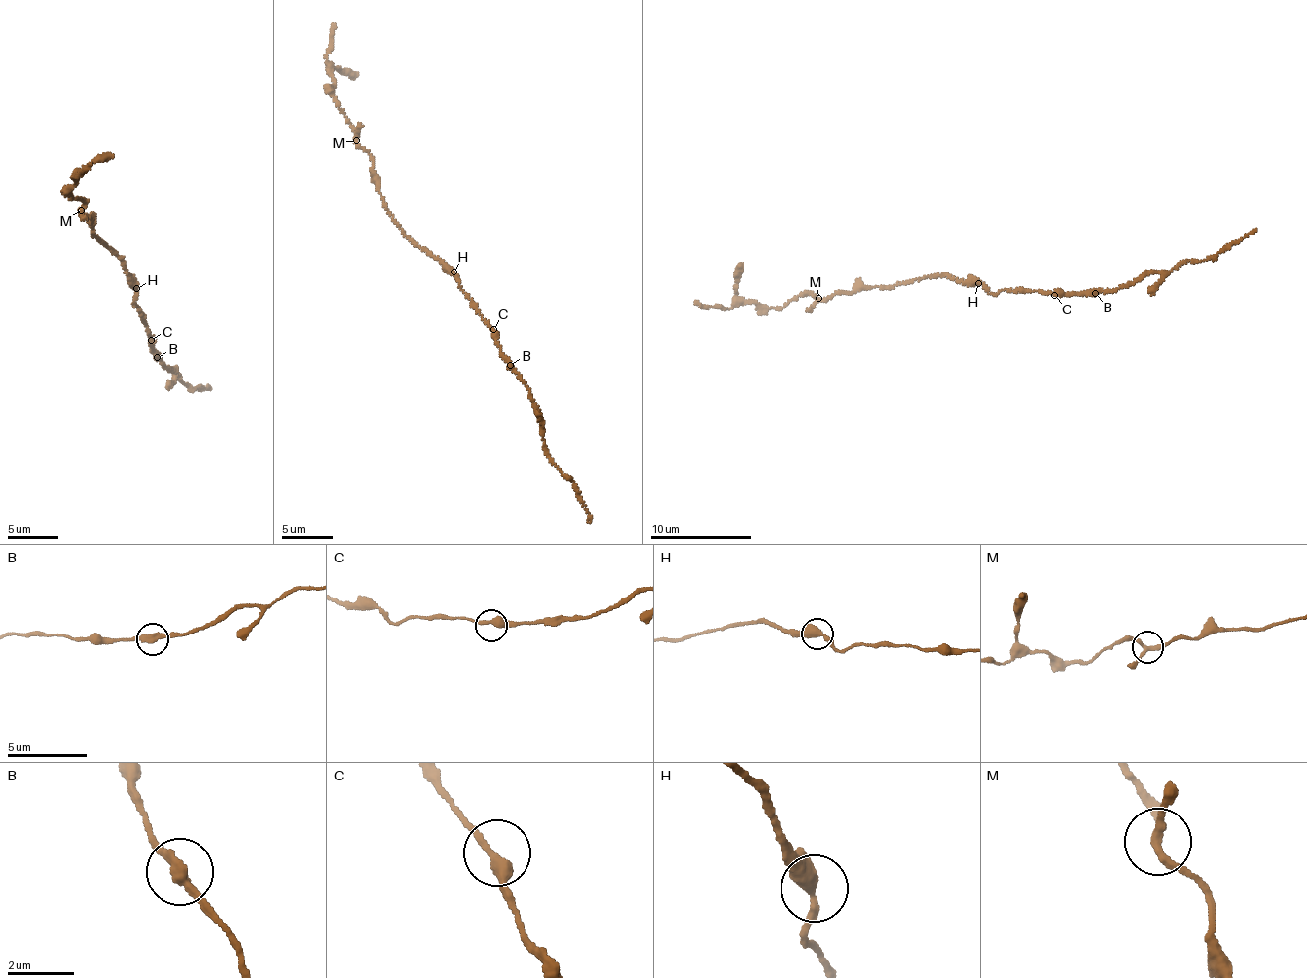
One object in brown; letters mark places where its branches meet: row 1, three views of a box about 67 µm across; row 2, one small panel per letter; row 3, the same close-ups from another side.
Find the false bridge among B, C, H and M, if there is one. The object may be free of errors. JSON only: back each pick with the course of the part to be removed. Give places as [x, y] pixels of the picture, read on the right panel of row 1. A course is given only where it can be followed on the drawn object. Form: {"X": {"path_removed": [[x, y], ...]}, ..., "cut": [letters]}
{"cut": []}

